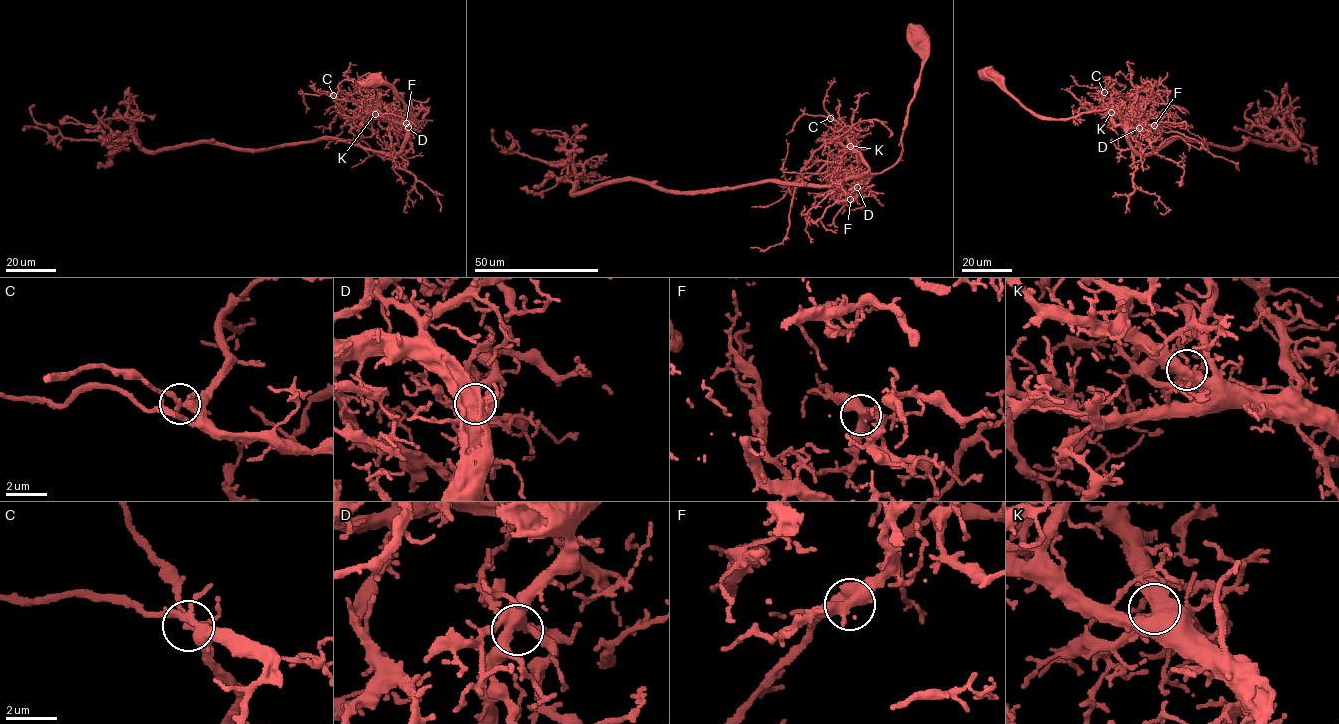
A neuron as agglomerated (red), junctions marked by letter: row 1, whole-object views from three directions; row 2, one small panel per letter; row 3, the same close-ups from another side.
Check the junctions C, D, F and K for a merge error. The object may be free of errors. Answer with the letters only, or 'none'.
none

